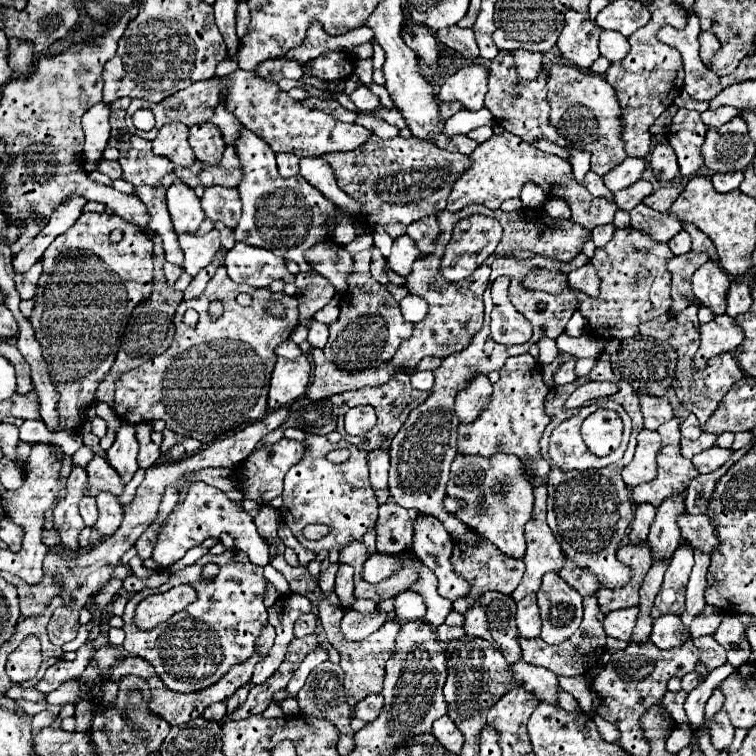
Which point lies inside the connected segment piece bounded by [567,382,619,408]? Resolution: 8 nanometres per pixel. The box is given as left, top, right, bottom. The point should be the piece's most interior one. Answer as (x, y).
(592, 390)

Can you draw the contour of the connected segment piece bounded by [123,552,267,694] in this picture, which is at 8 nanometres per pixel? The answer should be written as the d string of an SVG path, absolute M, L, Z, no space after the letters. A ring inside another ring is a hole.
M225 552L219 556L205 554L193 566L187 566L179 572L173 572L169 580L155 588L155 592L167 592L179 584L189 584L197 592L197 600L191 602L185 610L173 614L163 624L151 630L135 630L133 628L133 610L141 600L151 596L151 588L145 588L127 602L123 620L125 620L125 642L123 648L131 656L141 656L147 660L163 684L181 694L199 692L213 686L227 670L235 664L251 658L255 650L255 640L261 628L267 624L267 608L263 606L263 594L267 580L263 576L263 568L251 562L237 562L235 552ZM207 562L217 562L221 572L213 582L203 582L201 570Z

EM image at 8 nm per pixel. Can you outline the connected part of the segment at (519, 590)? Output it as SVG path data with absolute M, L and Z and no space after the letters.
M537 486L533 490L535 494L535 508L531 514L531 520L525 524L525 540L527 540L527 552L525 552L525 574L521 584L511 594L513 600L525 598L527 594L535 594L541 588L541 580L547 572L559 572L565 554L555 540L551 528L545 520L545 500L547 500L547 488Z

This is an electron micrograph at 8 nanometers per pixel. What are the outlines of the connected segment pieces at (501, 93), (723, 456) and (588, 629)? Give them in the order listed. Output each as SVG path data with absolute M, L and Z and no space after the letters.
M501 50L489 64L489 92L485 96L485 108L491 110L495 120L511 134L523 138L525 142L533 142L541 136L556 143L561 147L568 146L568 140L558 133L555 126L551 126L549 120L549 102L547 102L547 72L539 74L535 80L523 80L519 78L515 70L513 54L507 50Z
M713 446L713 448L709 448L709 450L703 450L703 452L699 452L697 456L693 456L693 466L701 472L701 474L707 474L707 472L713 472L713 470L717 470L717 468L721 468L725 462L727 462L727 458L731 456L731 452L733 450L729 450L729 448L717 448L717 446Z
M585 596L583 598L583 610L585 610L585 614L583 614L583 622L581 622L579 630L571 638L567 638L567 642L563 642L563 644L551 646L551 644L543 642L541 638L531 638L529 640L529 638L523 638L523 636L517 636L519 646L523 650L523 660L533 664L533 666L543 666L551 672L563 672L565 676L587 674L599 662L599 656L605 652L607 634L603 632L605 614L599 610L595 596Z

